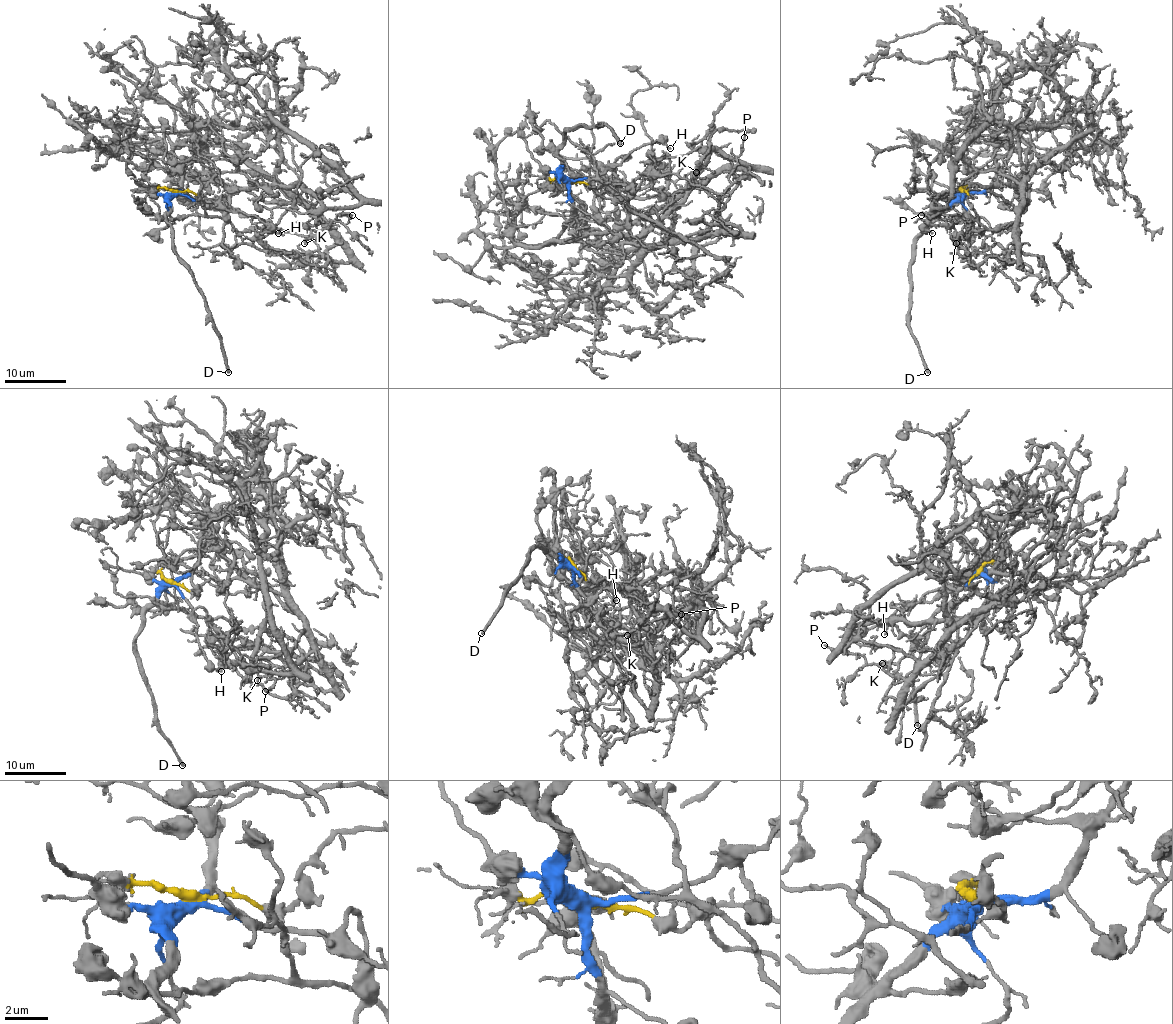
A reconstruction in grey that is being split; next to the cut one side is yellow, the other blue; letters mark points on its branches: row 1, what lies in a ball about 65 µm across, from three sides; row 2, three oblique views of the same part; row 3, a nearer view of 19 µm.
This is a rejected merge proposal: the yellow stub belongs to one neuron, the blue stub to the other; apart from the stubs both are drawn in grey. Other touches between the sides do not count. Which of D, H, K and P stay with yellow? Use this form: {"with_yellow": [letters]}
{"with_yellow": ["K", "P"]}

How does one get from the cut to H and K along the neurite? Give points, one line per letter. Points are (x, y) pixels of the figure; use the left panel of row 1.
H: (176, 193), (199, 200), (211, 200), (229, 211), (254, 216), (279, 233)
K: (176, 193), (203, 194), (217, 174), (229, 171), (269, 177), (328, 222), (326, 228), (313, 230), (305, 243)

